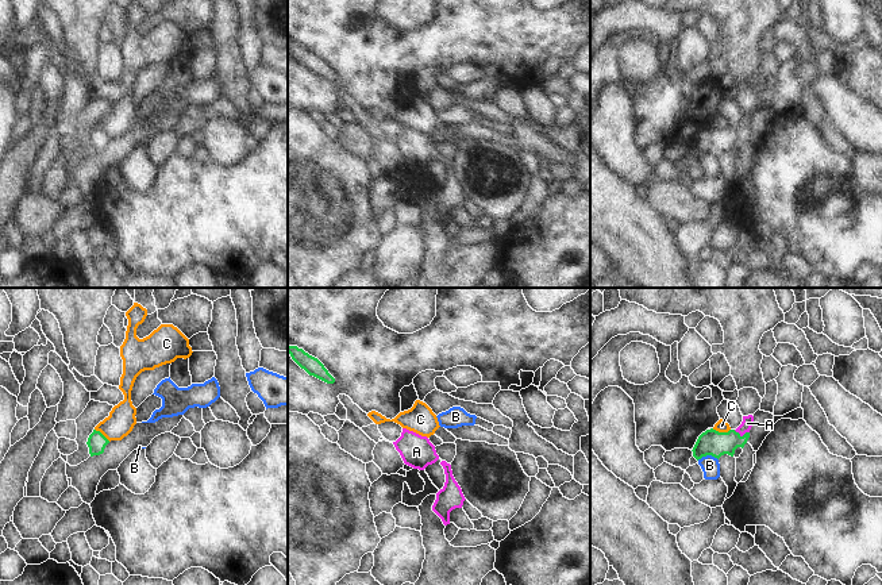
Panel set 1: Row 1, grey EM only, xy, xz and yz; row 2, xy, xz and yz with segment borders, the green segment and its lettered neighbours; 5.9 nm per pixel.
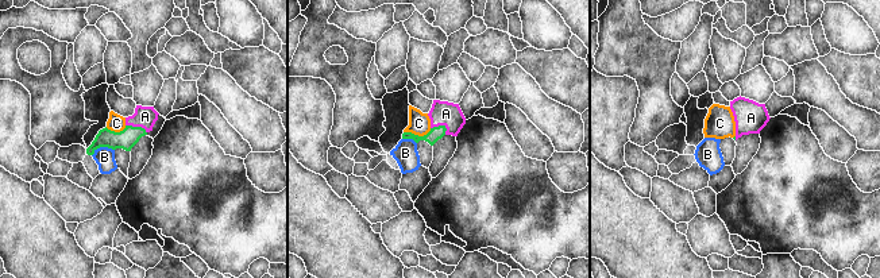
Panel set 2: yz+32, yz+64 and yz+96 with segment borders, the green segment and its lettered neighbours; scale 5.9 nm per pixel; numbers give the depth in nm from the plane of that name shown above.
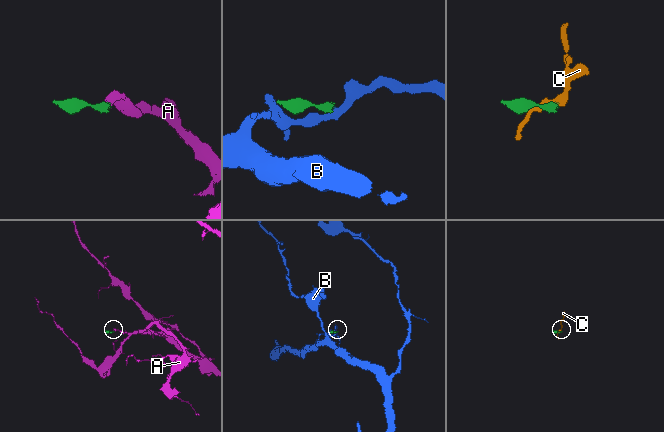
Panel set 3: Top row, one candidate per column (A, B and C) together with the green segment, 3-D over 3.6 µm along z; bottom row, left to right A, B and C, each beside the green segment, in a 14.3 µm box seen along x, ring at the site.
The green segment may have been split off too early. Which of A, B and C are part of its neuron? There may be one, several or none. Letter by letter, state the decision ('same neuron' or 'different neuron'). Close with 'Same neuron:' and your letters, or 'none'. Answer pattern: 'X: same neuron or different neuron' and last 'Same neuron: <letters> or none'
A: same neuron
B: different neuron
C: different neuron
Same neuron: A

